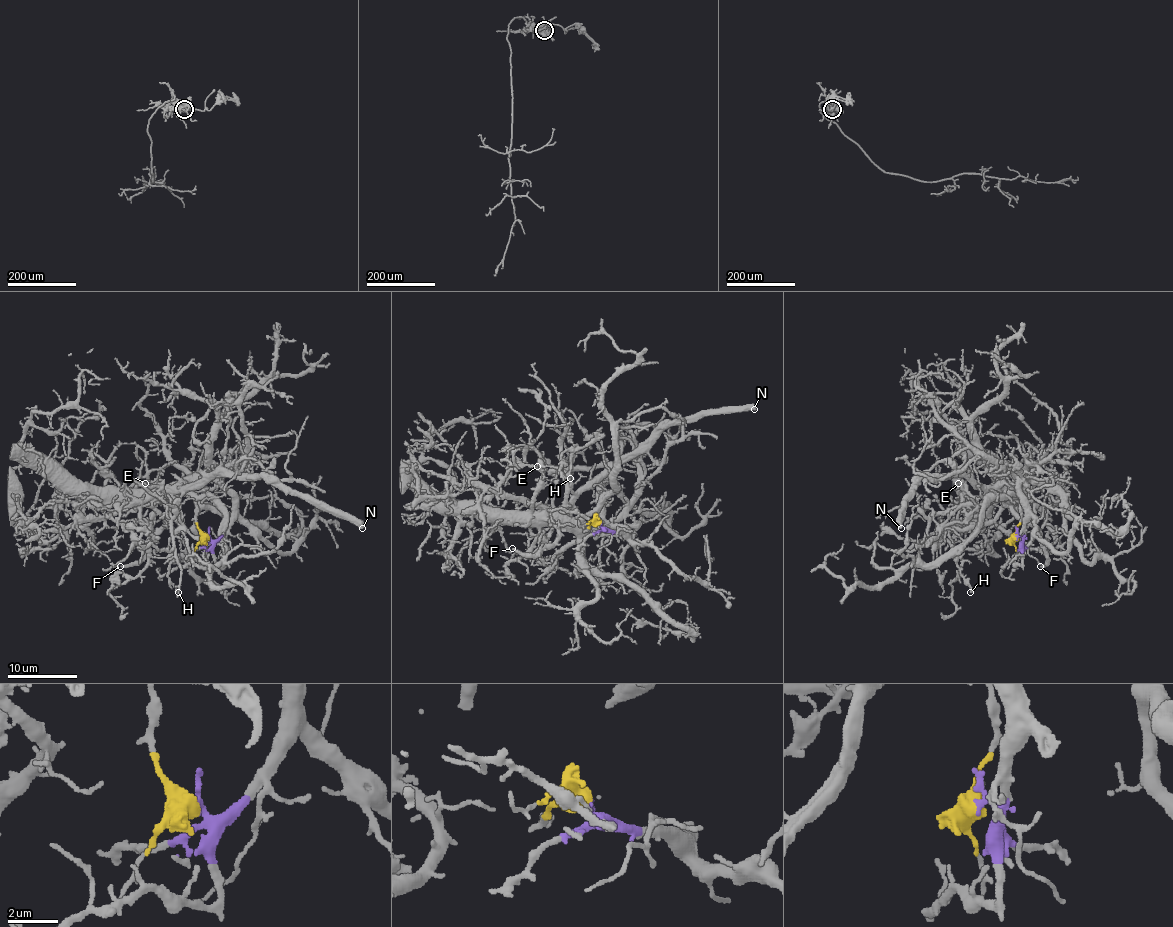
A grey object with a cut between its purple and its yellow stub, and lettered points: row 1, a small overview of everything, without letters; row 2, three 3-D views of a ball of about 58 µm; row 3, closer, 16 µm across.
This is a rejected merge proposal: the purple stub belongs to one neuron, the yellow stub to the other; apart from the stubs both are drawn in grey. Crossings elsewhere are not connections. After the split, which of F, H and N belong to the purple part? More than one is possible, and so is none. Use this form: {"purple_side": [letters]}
{"purple_side": ["F"]}

